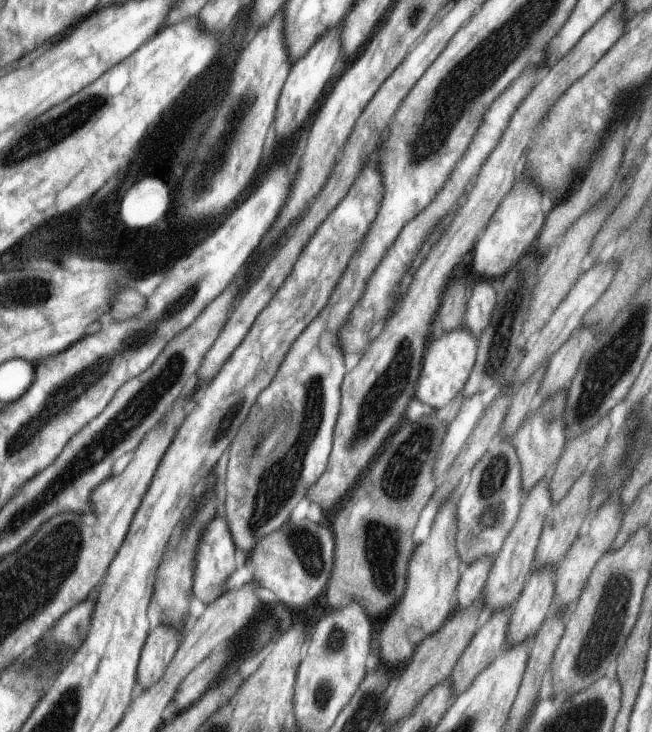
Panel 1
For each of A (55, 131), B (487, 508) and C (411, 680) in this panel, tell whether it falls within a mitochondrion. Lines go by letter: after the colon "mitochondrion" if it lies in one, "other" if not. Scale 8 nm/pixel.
A: mitochondrion
B: mitochondrion
C: other

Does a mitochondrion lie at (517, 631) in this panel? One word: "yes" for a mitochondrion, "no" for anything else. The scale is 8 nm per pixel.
no

